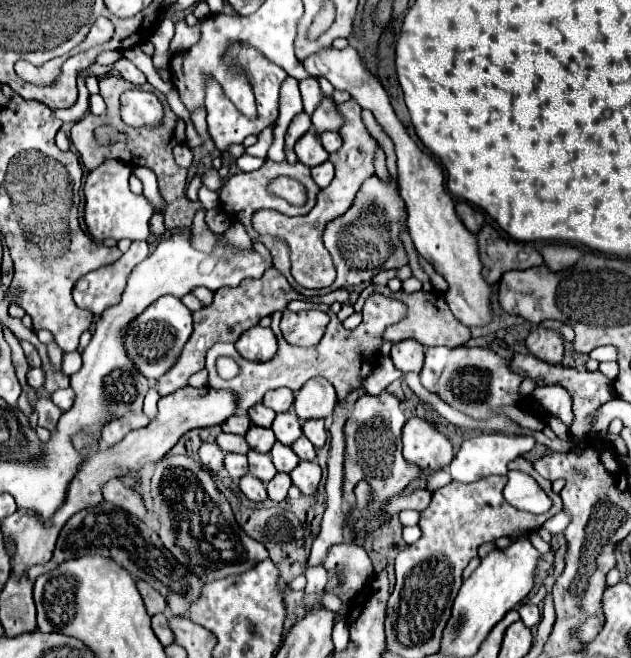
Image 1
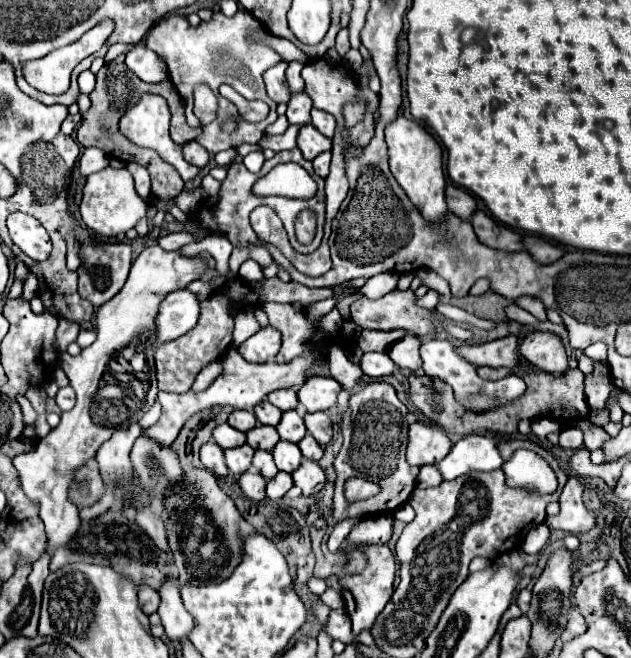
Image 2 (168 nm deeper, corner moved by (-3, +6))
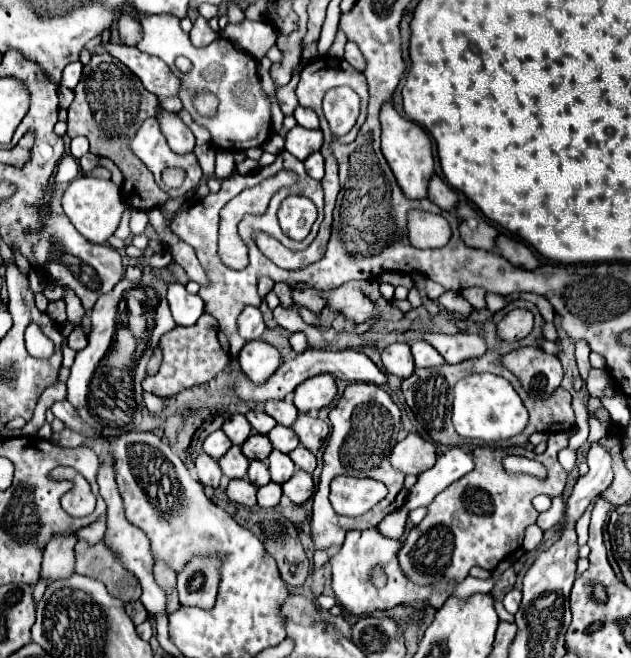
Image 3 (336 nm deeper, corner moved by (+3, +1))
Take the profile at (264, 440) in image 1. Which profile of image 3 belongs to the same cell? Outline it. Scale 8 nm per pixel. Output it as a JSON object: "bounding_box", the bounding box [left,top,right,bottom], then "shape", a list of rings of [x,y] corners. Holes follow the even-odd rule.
{"bounding_box":[241,432,273,460],"shape":[[[255,432],[255,434],[251,434],[245,440],[245,444],[241,446],[241,450],[243,450],[243,454],[245,454],[247,460],[267,460],[267,456],[273,450],[273,446],[271,446],[271,442],[269,442],[267,436]]]}

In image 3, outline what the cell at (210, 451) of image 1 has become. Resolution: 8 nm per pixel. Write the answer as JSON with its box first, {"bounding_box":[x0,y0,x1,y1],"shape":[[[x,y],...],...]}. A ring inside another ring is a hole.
{"bounding_box":[195,454,223,488],"shape":[[[199,454],[197,460],[195,460],[195,470],[197,470],[199,480],[201,480],[205,486],[213,486],[213,488],[219,486],[223,474],[221,474],[221,468],[219,468],[217,460],[213,460],[211,456]]]}

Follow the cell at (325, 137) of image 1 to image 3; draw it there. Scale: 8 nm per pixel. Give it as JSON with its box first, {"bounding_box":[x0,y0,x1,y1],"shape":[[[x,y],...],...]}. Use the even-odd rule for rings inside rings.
{"bounding_box":[293,106,319,128],"shape":[[[297,106],[295,112],[293,112],[293,116],[295,116],[297,124],[303,126],[303,128],[319,128],[319,118],[317,118],[317,114],[311,108]]]}

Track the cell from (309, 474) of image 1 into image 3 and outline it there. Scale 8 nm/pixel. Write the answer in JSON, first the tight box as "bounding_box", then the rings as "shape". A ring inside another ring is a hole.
{"bounding_box":[283,470,315,504],"shape":[[[297,470],[291,480],[287,480],[283,484],[283,494],[293,502],[293,504],[305,504],[311,496],[313,496],[313,490],[315,490],[315,484],[313,484],[313,478],[311,474],[307,472],[301,472]]]}

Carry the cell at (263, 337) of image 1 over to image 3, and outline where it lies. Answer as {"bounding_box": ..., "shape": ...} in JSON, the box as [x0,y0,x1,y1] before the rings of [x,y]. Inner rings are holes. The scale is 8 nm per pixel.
{"bounding_box":[239,340,281,384],"shape":[[[253,340],[243,346],[239,354],[239,364],[251,382],[263,384],[281,366],[281,356],[271,344],[263,340]]]}

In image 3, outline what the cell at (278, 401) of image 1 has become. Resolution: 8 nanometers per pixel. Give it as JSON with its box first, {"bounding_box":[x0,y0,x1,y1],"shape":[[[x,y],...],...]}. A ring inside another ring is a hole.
{"bounding_box":[265,400,297,426],"shape":[[[285,400],[267,402],[265,404],[265,412],[271,418],[275,418],[275,422],[281,424],[281,426],[293,426],[293,422],[297,420],[297,408],[295,408],[295,404],[289,404]]]}

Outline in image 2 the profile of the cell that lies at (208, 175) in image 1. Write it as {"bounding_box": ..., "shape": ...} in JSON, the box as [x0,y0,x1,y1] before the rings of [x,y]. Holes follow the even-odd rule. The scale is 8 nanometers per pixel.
{"bounding_box":[183,141,209,167],"shape":[[[193,141],[185,143],[183,145],[183,155],[189,163],[193,163],[197,167],[207,167],[209,165],[209,153],[203,147],[199,147],[199,143],[193,143]]]}

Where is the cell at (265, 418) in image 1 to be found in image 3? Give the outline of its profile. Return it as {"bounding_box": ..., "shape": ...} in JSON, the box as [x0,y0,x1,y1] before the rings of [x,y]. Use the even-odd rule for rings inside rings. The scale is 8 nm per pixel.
{"bounding_box":[245,410,277,434],"shape":[[[249,410],[247,414],[245,414],[245,418],[249,420],[249,424],[251,424],[251,428],[255,430],[255,432],[259,432],[259,434],[267,434],[277,422],[271,418],[271,416],[267,416],[265,412],[255,412],[255,410]]]}

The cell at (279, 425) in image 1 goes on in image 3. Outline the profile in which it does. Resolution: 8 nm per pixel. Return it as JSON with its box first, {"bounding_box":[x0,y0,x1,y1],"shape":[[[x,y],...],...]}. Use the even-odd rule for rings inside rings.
{"bounding_box":[267,426,299,454],"shape":[[[275,426],[267,436],[269,436],[273,448],[283,452],[283,454],[289,454],[293,448],[299,446],[299,440],[297,440],[295,432],[291,428],[285,428],[285,426]]]}

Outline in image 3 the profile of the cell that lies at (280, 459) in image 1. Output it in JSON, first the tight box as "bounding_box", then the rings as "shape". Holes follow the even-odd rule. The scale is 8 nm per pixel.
{"bounding_box":[267,450,295,484],"shape":[[[273,450],[267,460],[269,460],[269,472],[271,472],[273,482],[285,484],[295,474],[295,464],[287,454]]]}

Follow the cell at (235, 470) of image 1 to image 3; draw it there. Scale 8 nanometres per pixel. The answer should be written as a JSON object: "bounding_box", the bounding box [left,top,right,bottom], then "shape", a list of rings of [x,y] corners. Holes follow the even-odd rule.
{"bounding_box":[219,446,249,478],"shape":[[[231,446],[223,458],[219,458],[219,466],[227,478],[245,478],[249,460],[243,456],[239,446]]]}

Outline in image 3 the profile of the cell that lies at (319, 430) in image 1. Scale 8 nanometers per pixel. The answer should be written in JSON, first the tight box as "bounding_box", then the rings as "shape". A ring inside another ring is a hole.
{"bounding_box":[293,414,329,454],"shape":[[[303,414],[297,418],[297,422],[293,424],[293,432],[299,436],[301,444],[311,450],[313,454],[317,454],[317,450],[321,448],[323,440],[327,438],[329,434],[329,426],[319,420],[317,416],[309,416],[309,414]]]}

